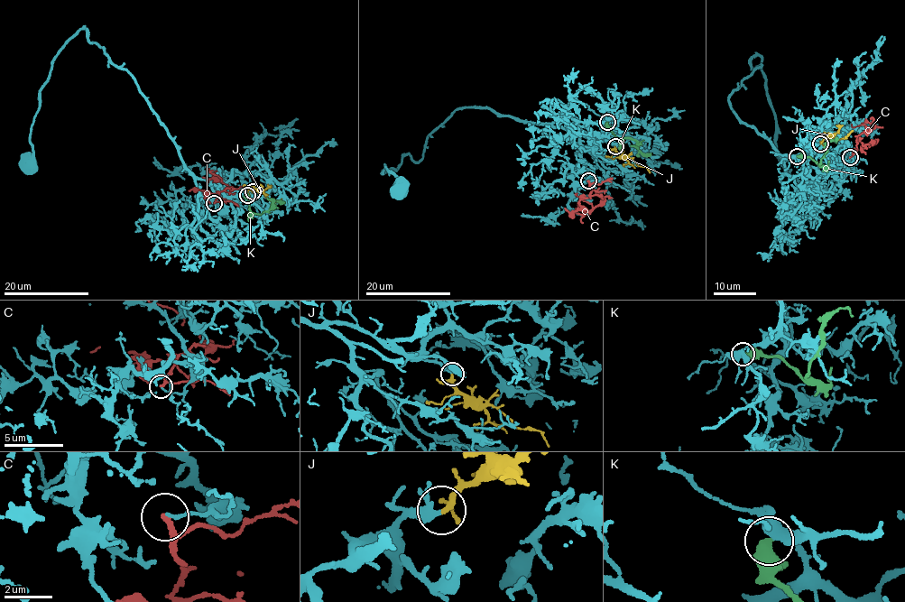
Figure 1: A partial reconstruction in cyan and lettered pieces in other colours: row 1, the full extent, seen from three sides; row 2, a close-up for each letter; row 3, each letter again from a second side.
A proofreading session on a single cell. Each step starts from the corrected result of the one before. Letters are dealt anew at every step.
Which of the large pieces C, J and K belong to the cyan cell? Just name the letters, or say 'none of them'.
J

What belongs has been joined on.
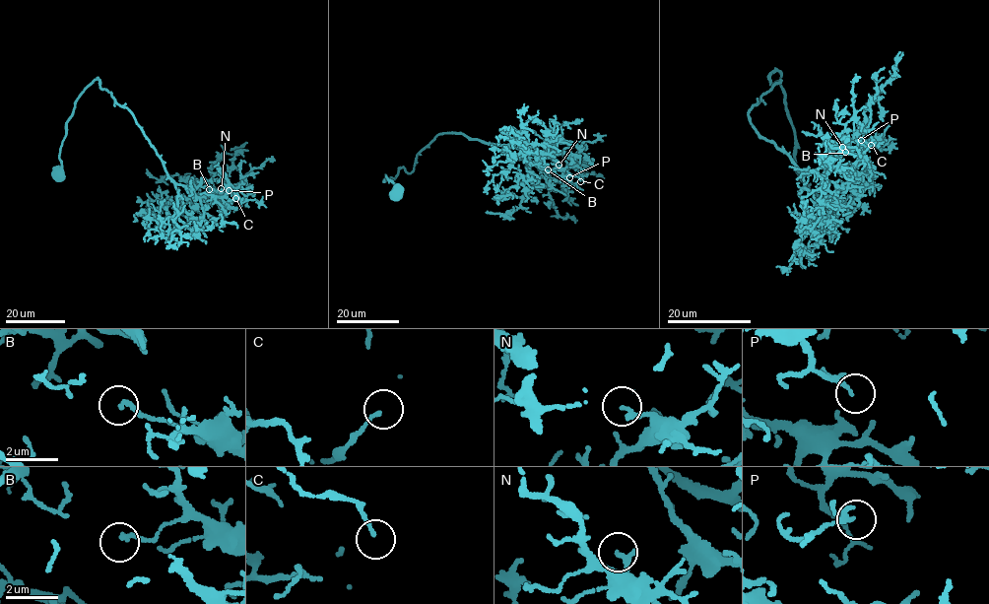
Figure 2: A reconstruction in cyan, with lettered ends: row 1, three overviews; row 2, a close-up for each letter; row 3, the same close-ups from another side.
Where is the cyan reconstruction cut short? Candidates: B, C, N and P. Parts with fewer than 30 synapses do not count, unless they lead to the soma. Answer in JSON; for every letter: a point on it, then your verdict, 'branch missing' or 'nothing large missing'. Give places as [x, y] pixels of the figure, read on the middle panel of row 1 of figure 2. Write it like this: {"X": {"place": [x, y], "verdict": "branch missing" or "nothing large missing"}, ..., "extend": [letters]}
{"B": {"place": [548, 169], "verdict": "nothing large missing"}, "C": {"place": [580, 181], "verdict": "nothing large missing"}, "N": {"place": [559, 165], "verdict": "nothing large missing"}, "P": {"place": [569, 177], "verdict": "nothing large missing"}, "extend": []}

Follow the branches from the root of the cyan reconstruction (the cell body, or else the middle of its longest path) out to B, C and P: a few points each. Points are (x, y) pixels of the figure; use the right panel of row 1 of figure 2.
B: (833, 203), (800, 176), (770, 74), (748, 113), (756, 132), (806, 171), (845, 152)
C: (833, 203), (800, 176), (770, 74), (749, 119), (799, 168), (826, 174), (871, 145)
P: (833, 203), (797, 169), (779, 71), (748, 113), (756, 132), (806, 171), (826, 174), (861, 140)

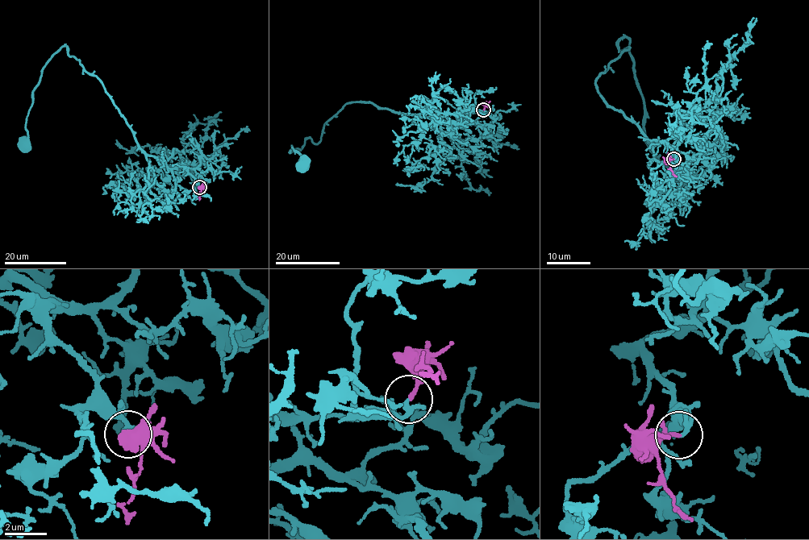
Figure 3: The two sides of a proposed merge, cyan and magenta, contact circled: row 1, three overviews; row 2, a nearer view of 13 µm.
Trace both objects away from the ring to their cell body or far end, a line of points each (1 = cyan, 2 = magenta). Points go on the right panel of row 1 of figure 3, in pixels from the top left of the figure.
1: (673, 159), (666, 139), (680, 135), (656, 144), (596, 85), (625, 37), (646, 143), (684, 175)
2: (673, 159), (669, 161), (669, 165), (676, 176)

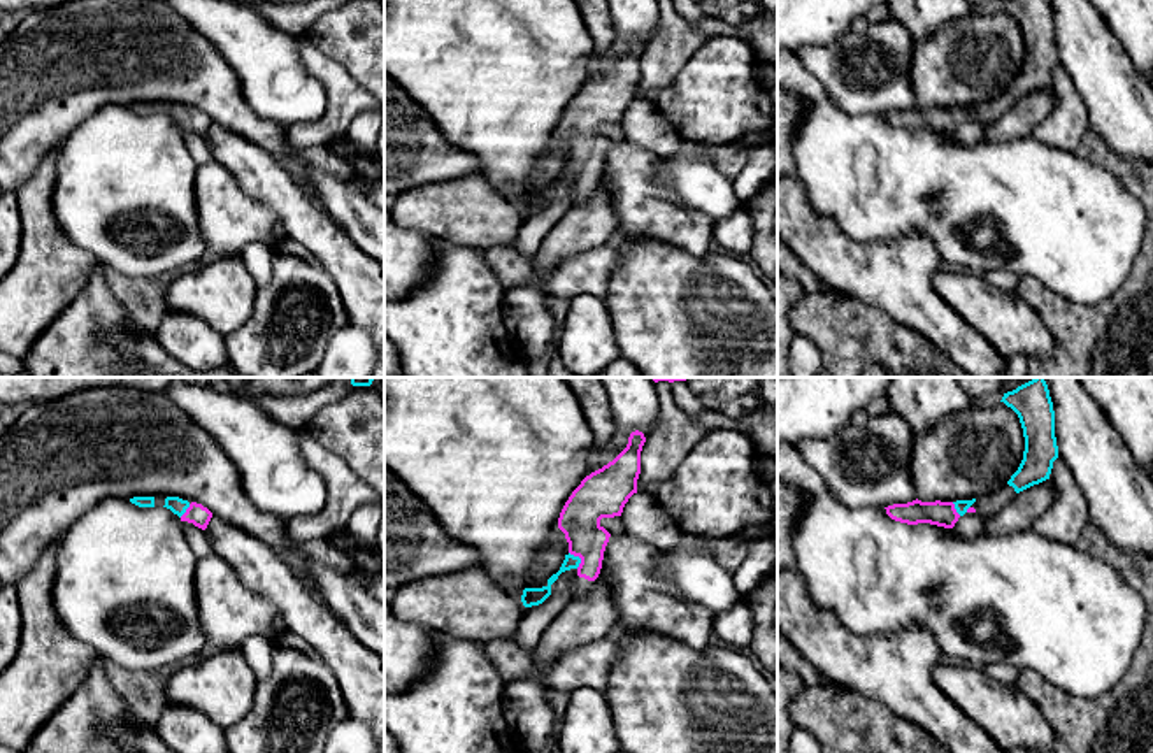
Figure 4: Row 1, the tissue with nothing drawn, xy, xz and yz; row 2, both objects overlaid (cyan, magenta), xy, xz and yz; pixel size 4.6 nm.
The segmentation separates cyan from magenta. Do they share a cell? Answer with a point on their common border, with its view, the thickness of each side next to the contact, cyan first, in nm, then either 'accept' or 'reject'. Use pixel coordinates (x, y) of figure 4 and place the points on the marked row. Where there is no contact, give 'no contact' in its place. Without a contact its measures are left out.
meets cyan in xz at (580, 559); 70 nm thick on the cyan side, 190 nm on the other; accept

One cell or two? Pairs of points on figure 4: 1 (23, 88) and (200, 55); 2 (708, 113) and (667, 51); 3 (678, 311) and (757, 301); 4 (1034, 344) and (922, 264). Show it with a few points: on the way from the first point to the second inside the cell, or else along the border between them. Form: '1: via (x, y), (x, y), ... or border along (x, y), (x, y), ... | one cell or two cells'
1: via (67, 62), (79, 55), (157, 55) | one cell
2: border along (708, 41), (669, 85), (646, 95) | two cells
3: via (697, 311), (737, 311) | one cell
4: border along (938, 267), (932, 288), (953, 309) | two cells

